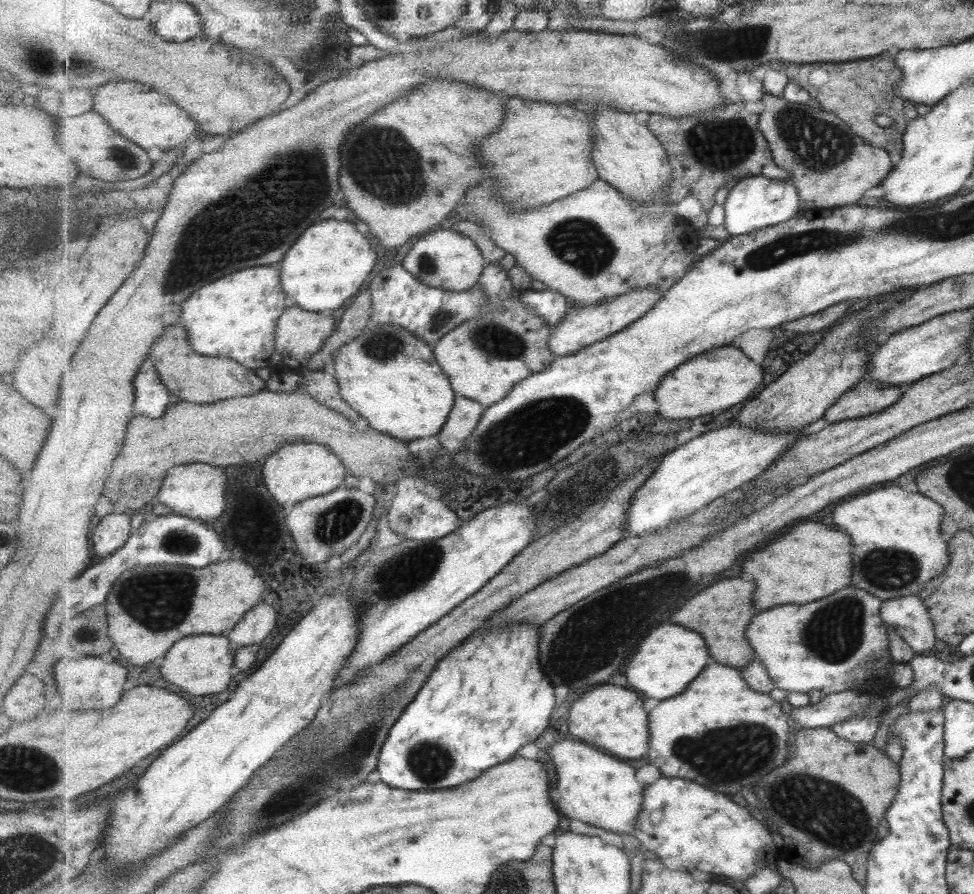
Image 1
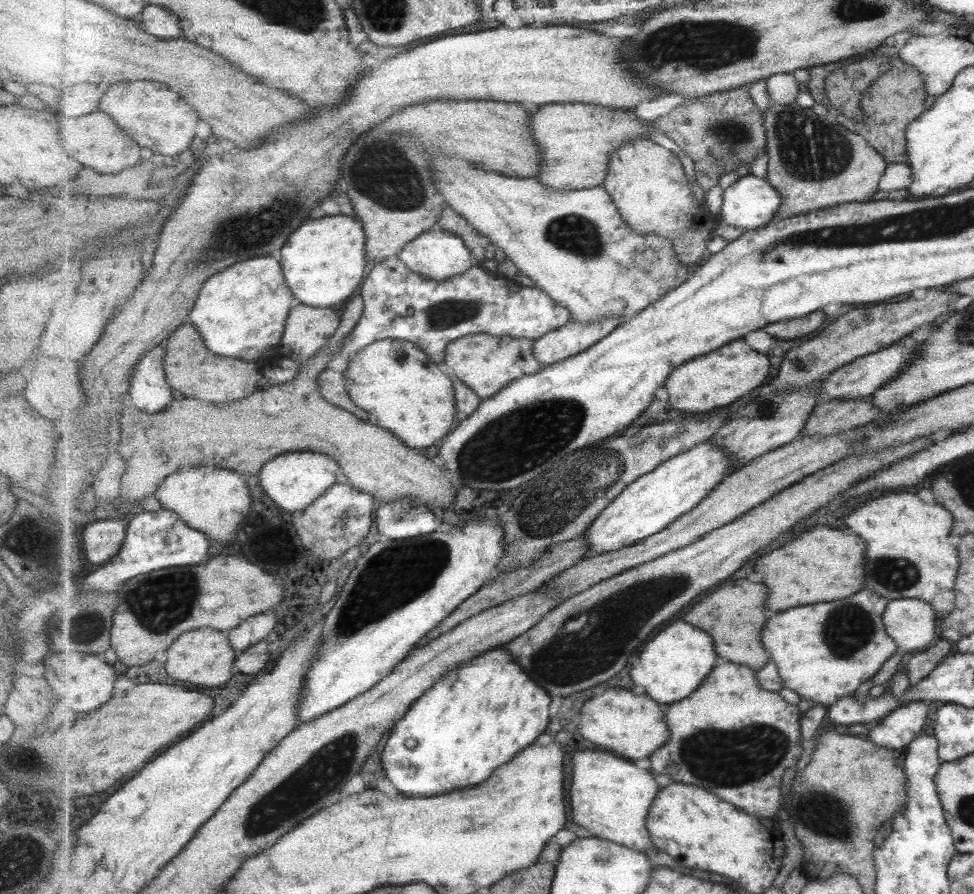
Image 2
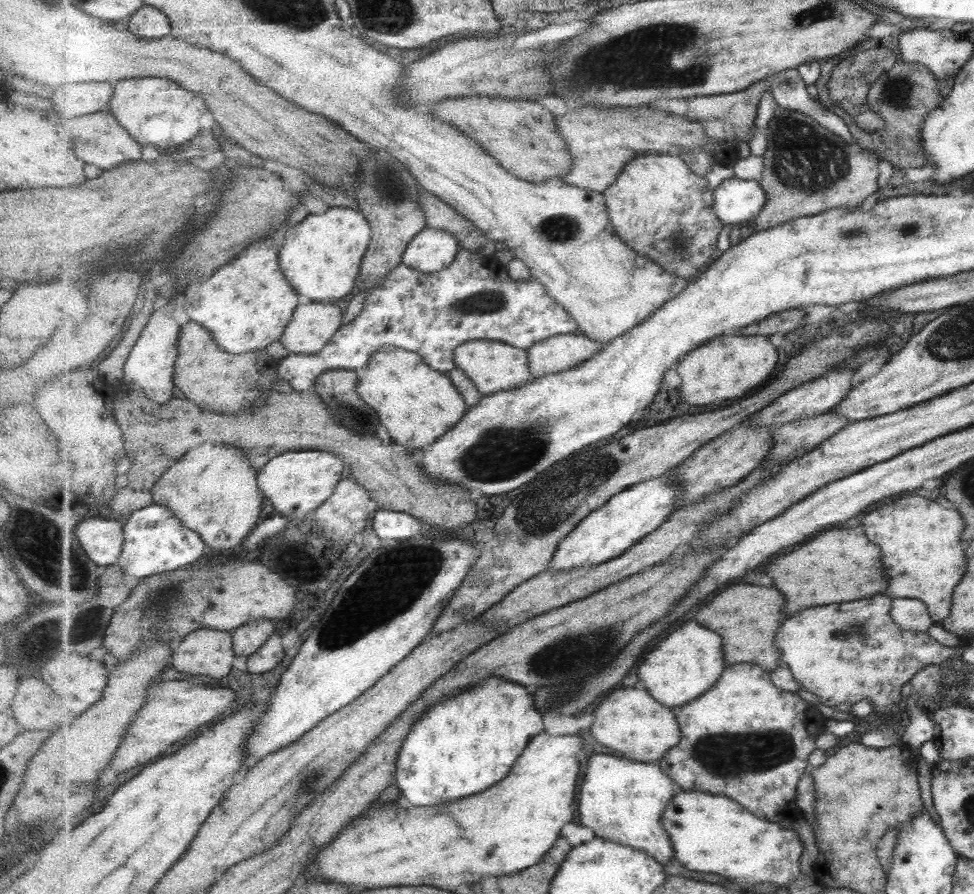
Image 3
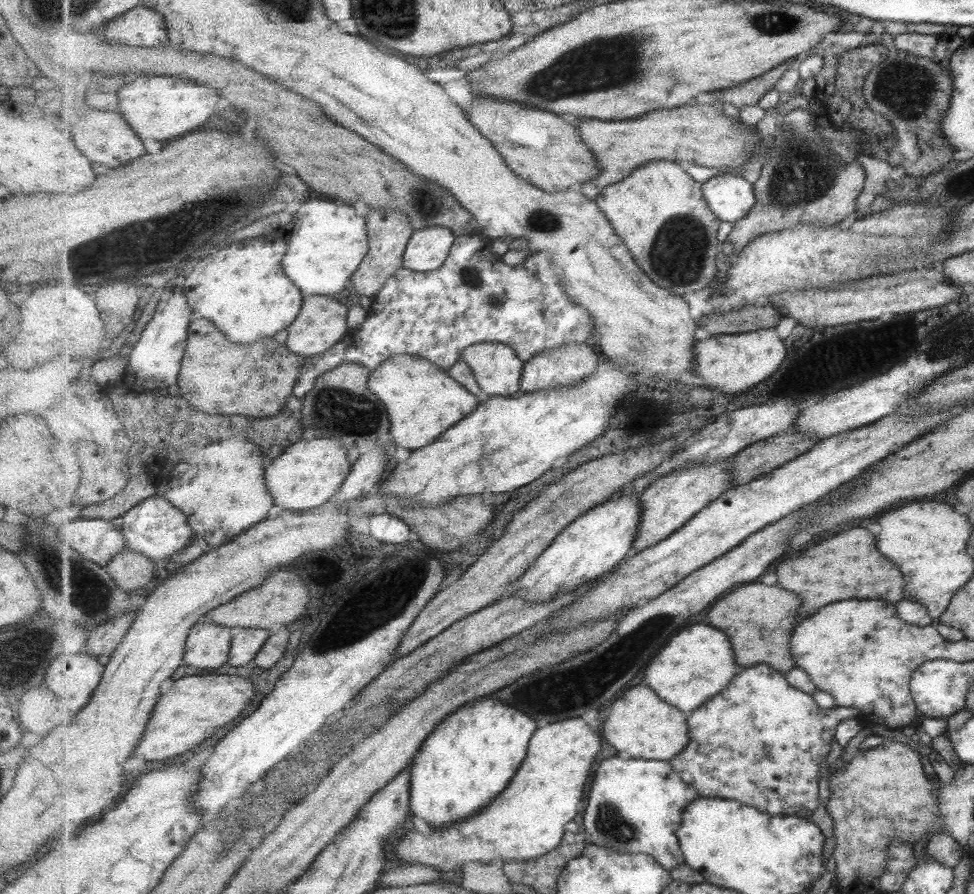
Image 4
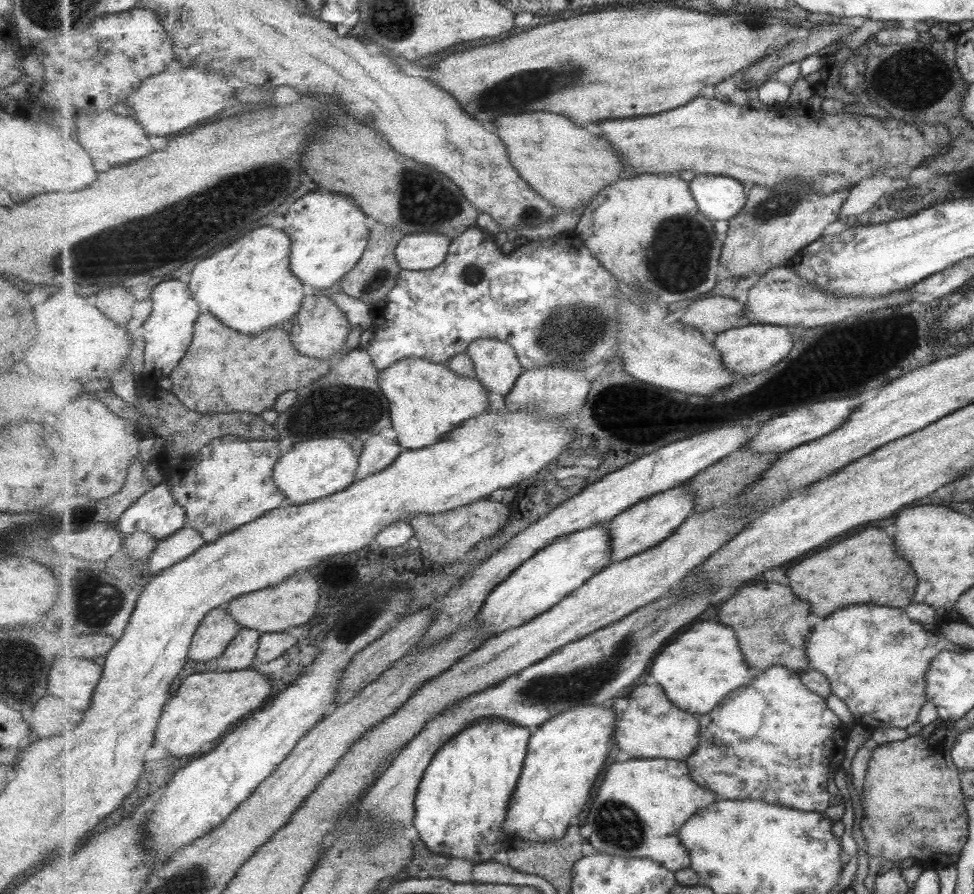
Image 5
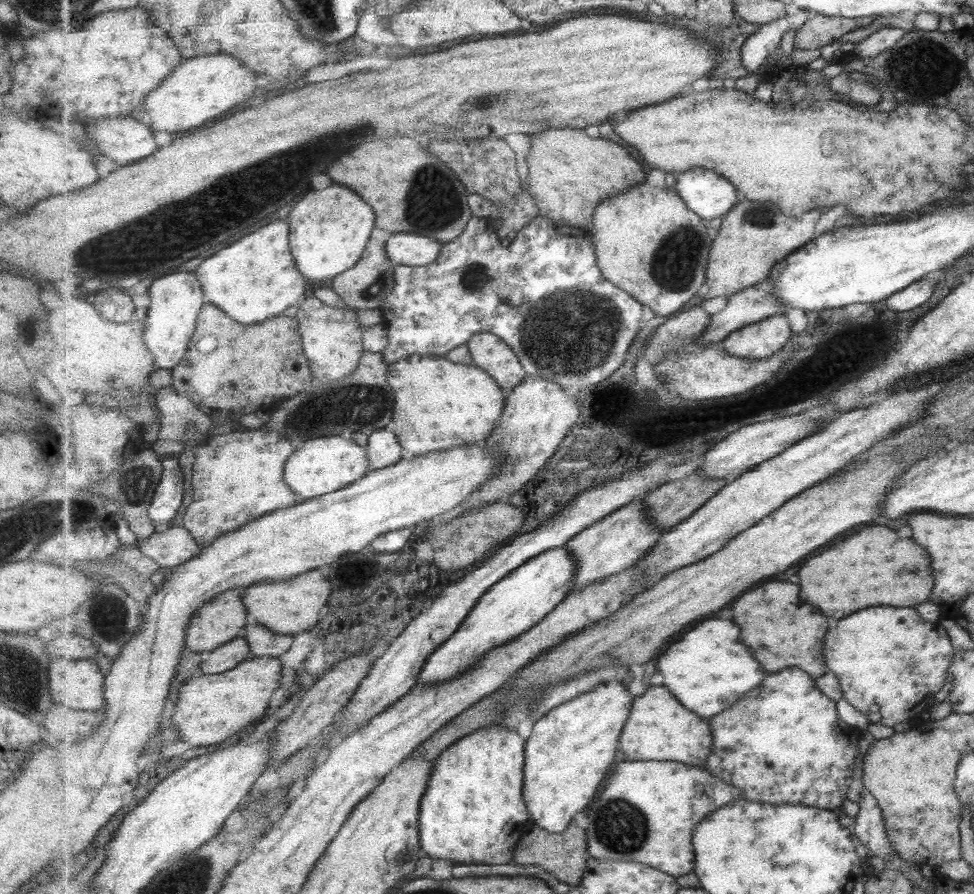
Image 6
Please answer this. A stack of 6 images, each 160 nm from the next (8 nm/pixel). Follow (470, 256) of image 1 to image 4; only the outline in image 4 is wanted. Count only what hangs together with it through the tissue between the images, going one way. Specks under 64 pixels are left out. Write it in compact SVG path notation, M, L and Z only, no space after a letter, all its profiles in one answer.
M447 227L415 231L405 251L404 266L422 273L440 269L448 260L456 237Z

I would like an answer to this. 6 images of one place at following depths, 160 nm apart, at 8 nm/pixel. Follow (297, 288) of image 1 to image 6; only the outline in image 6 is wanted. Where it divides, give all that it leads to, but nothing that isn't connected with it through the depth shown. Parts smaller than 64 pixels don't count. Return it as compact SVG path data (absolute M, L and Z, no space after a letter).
M339 184L315 190L307 194L286 218L291 227L292 255L300 272L309 281L332 280L338 274L351 270L361 260L371 240L371 232L377 227L377 215L374 208L355 192Z

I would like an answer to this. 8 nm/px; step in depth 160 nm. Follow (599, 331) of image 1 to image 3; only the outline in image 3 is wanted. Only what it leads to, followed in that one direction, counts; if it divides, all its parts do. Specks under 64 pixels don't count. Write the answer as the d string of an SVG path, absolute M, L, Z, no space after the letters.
M581 331L560 334L528 350L530 369L536 378L559 374L593 358L603 345Z

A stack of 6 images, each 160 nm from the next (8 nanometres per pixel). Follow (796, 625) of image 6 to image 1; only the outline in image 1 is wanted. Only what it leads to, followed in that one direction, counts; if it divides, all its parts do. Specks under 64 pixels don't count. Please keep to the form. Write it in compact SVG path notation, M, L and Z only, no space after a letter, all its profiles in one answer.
M743 578L723 580L723 582L703 590L699 596L695 596L697 600L691 598L687 602L687 606L681 608L673 616L673 622L681 624L681 626L689 626L691 630L699 632L707 640L715 661L743 671L758 657L747 638L747 628L749 628L751 620L755 618L755 610L753 610L755 590L757 590L757 584L747 582Z

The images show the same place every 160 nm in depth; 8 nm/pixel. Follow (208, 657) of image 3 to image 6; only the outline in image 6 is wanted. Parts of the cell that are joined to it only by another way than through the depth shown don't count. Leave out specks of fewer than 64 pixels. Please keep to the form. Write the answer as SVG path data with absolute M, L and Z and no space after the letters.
M233 589L218 594L212 601L205 603L193 613L188 629L186 630L186 646L199 656L205 656L216 648L223 646L226 642L235 639L235 636L246 628L247 614L249 611L244 603L241 589Z

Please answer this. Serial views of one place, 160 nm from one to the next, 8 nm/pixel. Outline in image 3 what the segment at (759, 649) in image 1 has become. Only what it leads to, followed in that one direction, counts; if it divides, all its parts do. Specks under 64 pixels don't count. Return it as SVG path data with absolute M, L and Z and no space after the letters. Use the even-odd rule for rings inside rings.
M873 596L859 602L843 602L843 604L831 604L831 606L817 606L811 610L803 610L803 614L797 614L789 618L777 636L777 646L783 652L782 660L794 672L795 678L800 682L804 690L807 690L819 698L819 702L827 706L839 706L839 704L855 704L861 700L868 700L872 704L872 710L877 714L889 714L891 708L897 702L903 700L900 689L915 674L927 665L945 665L958 655L958 649L942 646L936 639L927 633L915 633L915 640L903 640L908 632L893 622L891 617L892 599L887 596ZM863 636L871 636L877 642L876 646L867 646L863 642Z

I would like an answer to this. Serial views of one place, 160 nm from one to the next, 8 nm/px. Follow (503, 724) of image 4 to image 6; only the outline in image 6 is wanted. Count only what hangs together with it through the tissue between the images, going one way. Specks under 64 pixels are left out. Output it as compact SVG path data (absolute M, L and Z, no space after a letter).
M500 726L477 729L471 734L460 738L451 746L448 746L436 761L428 789L421 803L420 841L422 849L431 858L437 858L437 860L455 860L459 864L509 864L515 858L516 847L520 843L520 840L531 827L530 808L527 806L524 797L525 765L526 740L521 738L521 735L514 732L514 730L507 730L506 728L500 728Z

